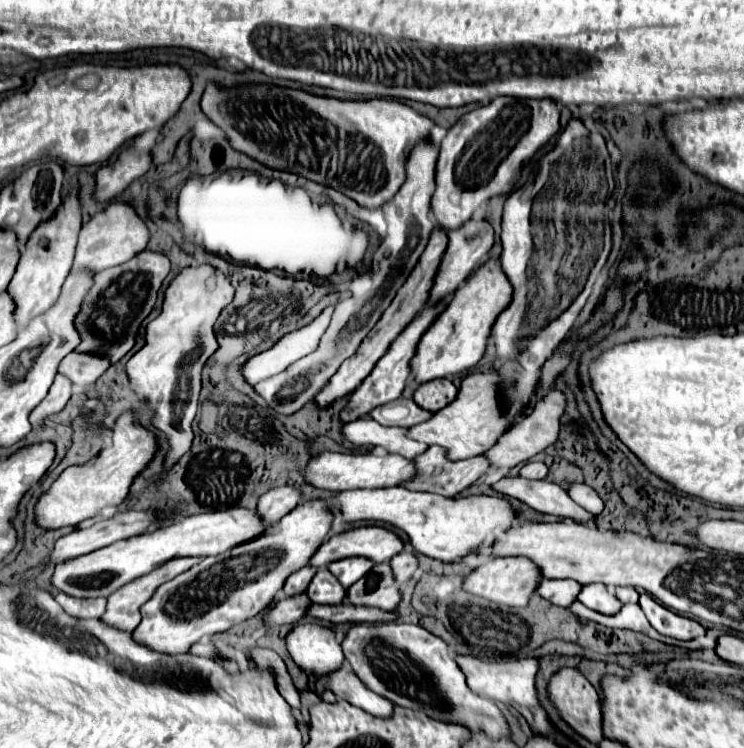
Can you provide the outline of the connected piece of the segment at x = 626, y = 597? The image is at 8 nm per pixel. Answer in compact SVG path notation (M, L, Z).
M616 587L616 597L622 603L638 603L638 593L634 587Z

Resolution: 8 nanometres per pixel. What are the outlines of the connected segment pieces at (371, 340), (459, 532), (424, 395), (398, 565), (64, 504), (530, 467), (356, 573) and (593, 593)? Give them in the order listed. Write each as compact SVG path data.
M436 229L436 231L432 233L432 237L430 237L430 241L428 241L428 245L426 245L426 249L424 249L424 253L422 253L418 265L414 267L412 275L406 279L406 283L402 285L402 289L396 293L394 301L392 301L390 307L384 311L384 315L380 317L380 321L376 323L376 327L366 335L366 339L362 341L362 345L358 347L358 351L356 351L350 359L346 359L346 361L340 365L340 369L332 375L332 379L328 381L328 385L324 385L324 389L314 397L314 403L316 403L318 409L326 409L326 407L330 407L336 399L342 399L342 397L350 395L350 393L370 375L370 371L374 369L374 365L378 363L378 359L388 351L388 347L390 347L390 343L394 341L394 337L424 309L426 299L428 299L428 291L430 291L430 287L432 287L436 269L438 269L438 265L440 265L440 257L442 257L442 253L444 253L444 249L446 249L446 243L448 243L446 233L444 233L442 229Z
M404 487L384 489L348 489L334 493L342 521L380 521L404 531L416 553L432 559L456 561L476 549L484 539L496 531L508 529L516 523L516 515L504 497L472 495L460 499L446 499L434 493L414 493Z
M434 379L434 381L428 381L424 385L418 387L418 391L414 393L414 401L426 409L426 411L440 411L444 409L448 403L452 403L458 395L458 389L454 387L452 381L448 379Z
M402 551L390 559L390 567L392 567L392 573L396 577L396 585L400 585L414 575L414 571L418 569L418 559L414 553Z
M132 413L120 415L114 425L112 447L100 451L92 465L68 467L50 487L48 493L36 503L36 521L44 529L58 529L66 525L78 525L86 519L96 517L102 507L116 507L128 495L132 479L148 465L156 451L156 439L150 431L134 423Z
M526 463L520 469L520 477L524 479L544 479L548 473L548 467L544 463Z
M350 557L344 561L336 561L332 565L328 565L328 569L332 571L332 575L342 583L344 589L348 589L350 585L354 585L358 579L362 579L370 569L372 569L372 561L368 561L366 557Z
M602 583L584 585L578 593L578 601L582 605L586 605L588 609L594 609L594 611L604 613L604 615L614 615L622 607L622 603L614 597L614 593Z

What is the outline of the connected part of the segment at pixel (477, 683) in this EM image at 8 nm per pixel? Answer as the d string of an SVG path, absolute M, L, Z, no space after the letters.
M456 657L456 661L462 673L466 675L468 687L476 695L514 707L526 717L526 721L532 725L534 731L544 731L544 727L550 725L548 713L542 707L538 699L538 691L536 691L536 673L540 667L536 657L526 657L526 659L516 659L516 661L480 661L476 657Z

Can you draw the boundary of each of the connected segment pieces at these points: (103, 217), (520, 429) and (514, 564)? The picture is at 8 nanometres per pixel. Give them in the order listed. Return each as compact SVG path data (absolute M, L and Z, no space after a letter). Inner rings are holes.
M110 203L102 213L96 213L82 229L76 245L76 257L70 273L100 273L108 267L122 265L134 255L138 255L148 243L148 227L134 213L132 207L124 203Z
M550 391L546 397L538 399L538 403L534 405L534 409L520 421L516 423L514 427L510 427L498 441L492 449L488 449L486 453L482 453L490 467L496 467L496 469L512 469L524 461L528 461L530 457L534 457L536 453L544 451L548 445L552 445L558 437L558 423L560 423L560 415L564 411L564 395L562 391Z
M496 557L496 559L490 559L488 563L476 567L470 575L466 575L464 581L462 581L462 589L472 593L472 595L484 597L492 603L498 603L498 605L524 607L528 603L530 595L534 593L536 583L540 581L540 577L542 575L540 575L538 567L530 559L524 559L524 557Z

